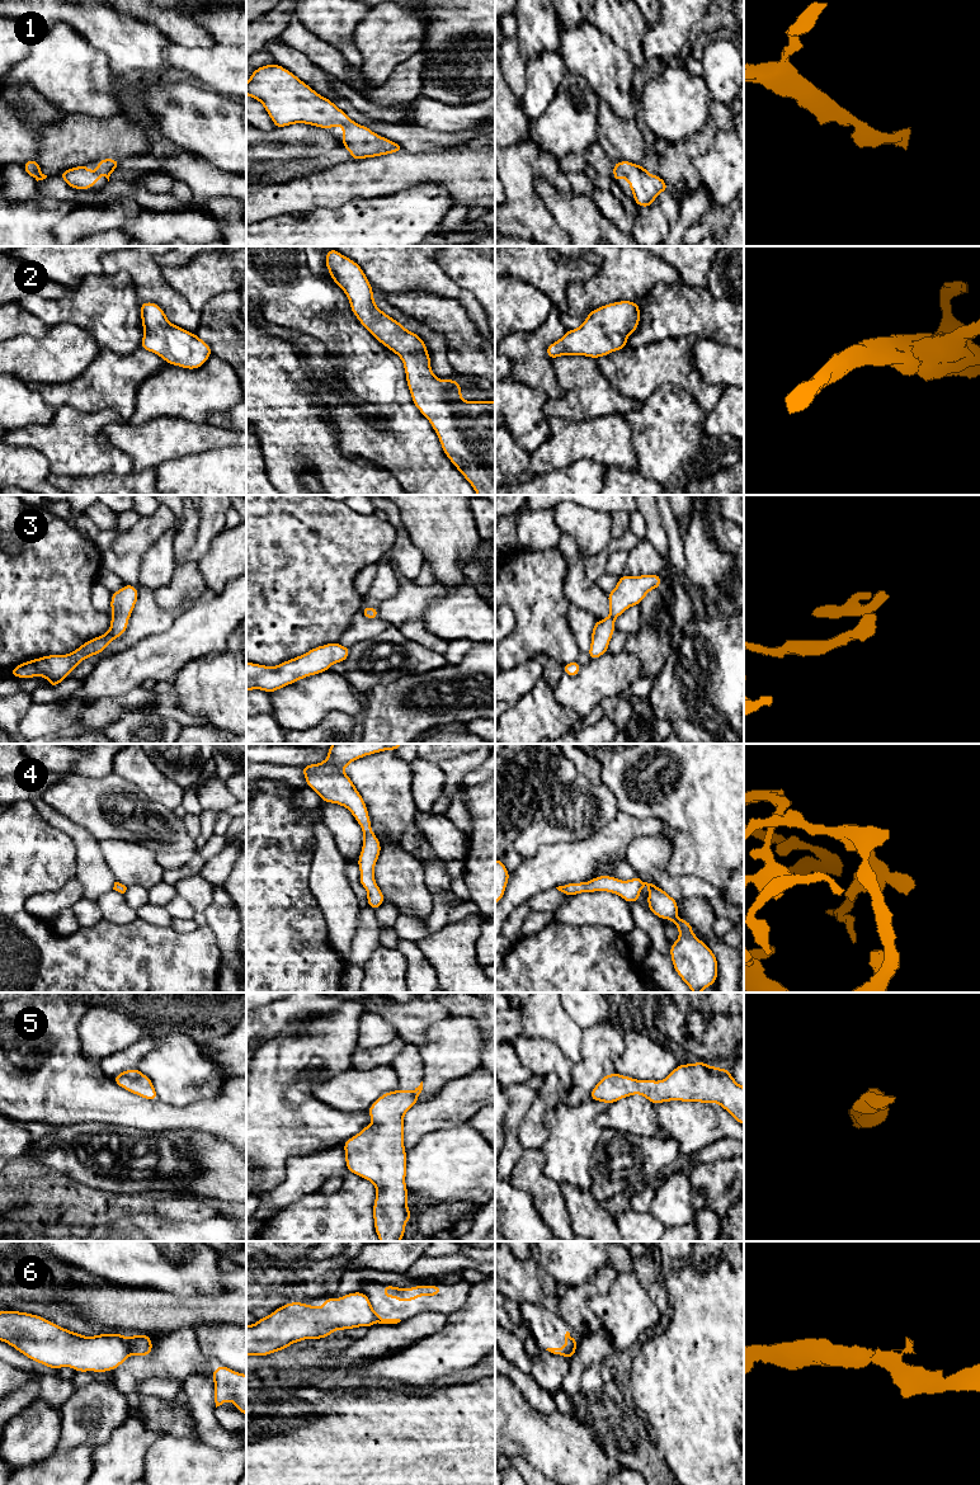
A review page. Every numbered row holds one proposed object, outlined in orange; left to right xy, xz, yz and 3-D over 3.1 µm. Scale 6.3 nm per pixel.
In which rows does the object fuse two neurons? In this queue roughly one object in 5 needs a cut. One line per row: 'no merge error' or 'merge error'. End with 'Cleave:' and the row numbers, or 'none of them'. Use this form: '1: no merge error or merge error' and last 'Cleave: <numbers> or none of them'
1: no merge error
2: no merge error
3: no merge error
4: no merge error
5: no merge error
6: merge error
Cleave: 6

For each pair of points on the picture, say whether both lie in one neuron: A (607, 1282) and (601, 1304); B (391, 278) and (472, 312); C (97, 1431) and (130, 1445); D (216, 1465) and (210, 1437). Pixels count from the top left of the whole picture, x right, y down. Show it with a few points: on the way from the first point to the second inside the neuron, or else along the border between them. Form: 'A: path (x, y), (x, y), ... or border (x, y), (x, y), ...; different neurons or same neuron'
A: border (618, 1274), (613, 1285), (604, 1293), (598, 1293); different neurons
B: path (413, 278), (433, 278), (456, 292); same neuron
C: border (130, 1413), (112, 1432), (111, 1437), (95, 1447); different neurons
D: border (199, 1441), (220, 1450), (232, 1450); different neurons

